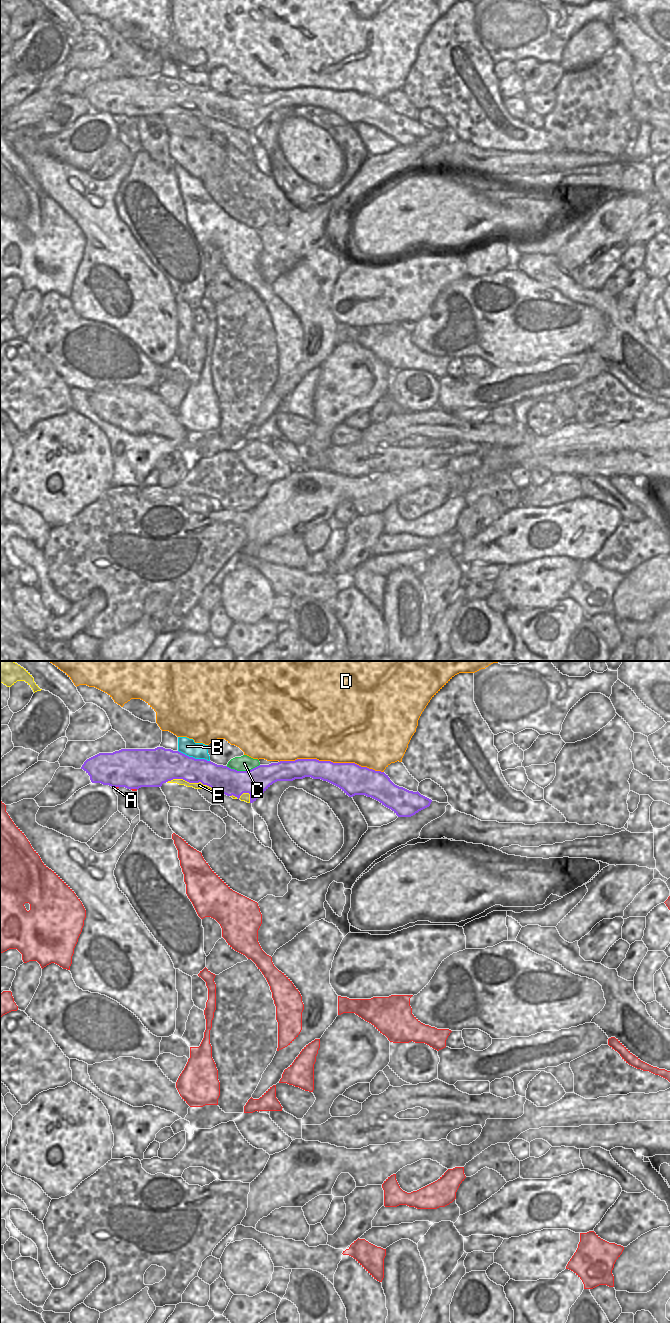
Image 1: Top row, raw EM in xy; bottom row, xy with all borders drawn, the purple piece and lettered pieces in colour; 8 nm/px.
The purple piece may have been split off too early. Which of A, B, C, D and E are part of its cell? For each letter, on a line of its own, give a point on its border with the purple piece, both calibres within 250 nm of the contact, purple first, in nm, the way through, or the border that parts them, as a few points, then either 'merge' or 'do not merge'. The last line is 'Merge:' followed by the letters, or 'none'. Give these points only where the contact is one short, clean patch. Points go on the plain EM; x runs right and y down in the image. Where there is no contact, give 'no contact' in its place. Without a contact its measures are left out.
A: xy (116, 114) | 320/20 nm | do not merge
B: xy (194, 86) | 260/130 nm | along xy (178, 78), (189, 84), (204, 86), (209, 89) | do not merge
C: xy (242, 99) | 220/130 nm | do not merge
D: xy (330, 89) | 240/500 nm | do not merge
E: xy (190, 110) | 260/50 nm | do not merge
Merge: none

